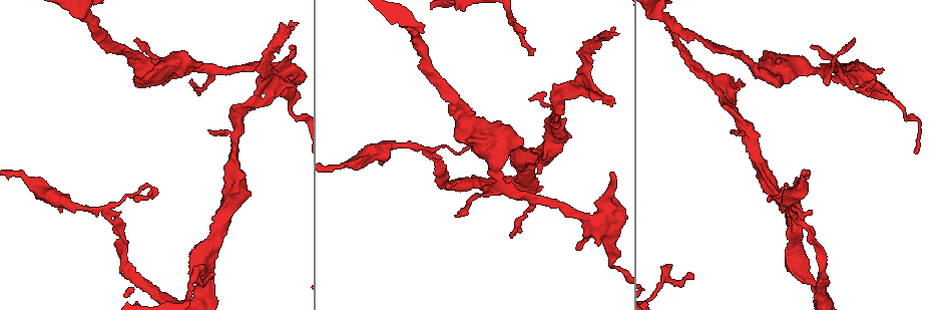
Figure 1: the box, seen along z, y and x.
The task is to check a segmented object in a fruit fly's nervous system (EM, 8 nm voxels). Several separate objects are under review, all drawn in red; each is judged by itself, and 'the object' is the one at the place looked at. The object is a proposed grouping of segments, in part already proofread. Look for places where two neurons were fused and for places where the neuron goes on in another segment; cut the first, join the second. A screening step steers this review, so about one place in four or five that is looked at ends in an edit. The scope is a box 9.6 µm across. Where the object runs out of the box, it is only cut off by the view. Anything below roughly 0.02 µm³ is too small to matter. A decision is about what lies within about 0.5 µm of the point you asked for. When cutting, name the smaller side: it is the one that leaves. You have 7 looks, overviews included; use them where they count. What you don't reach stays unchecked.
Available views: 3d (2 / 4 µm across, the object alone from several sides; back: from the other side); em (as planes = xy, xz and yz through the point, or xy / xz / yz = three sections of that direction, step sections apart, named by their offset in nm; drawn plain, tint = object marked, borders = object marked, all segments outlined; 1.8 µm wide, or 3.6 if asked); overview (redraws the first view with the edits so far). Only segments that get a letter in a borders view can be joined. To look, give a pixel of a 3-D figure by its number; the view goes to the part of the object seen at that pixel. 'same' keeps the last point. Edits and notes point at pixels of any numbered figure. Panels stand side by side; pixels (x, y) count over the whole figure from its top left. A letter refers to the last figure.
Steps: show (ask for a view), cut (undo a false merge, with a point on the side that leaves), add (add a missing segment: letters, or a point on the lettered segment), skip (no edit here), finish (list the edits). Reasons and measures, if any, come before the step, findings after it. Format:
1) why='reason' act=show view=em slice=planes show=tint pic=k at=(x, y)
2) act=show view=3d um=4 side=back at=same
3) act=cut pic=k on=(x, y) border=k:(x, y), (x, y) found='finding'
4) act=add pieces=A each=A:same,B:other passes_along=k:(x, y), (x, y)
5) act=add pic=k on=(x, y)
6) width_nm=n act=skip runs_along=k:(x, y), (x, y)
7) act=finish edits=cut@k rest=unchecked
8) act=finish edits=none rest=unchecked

why='side arm on a straight run' act=show view=3d um=2 pic=1 at=(799, 220)

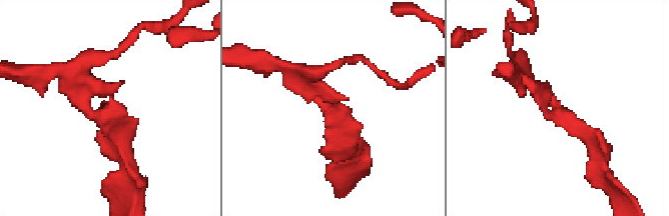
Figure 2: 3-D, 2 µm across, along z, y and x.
arms=3 act=show view=em slice=yz step=16 show=tint pic=2 at=(566, 117)

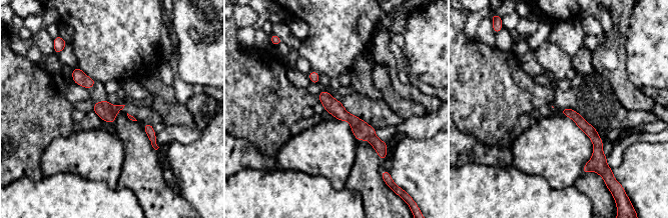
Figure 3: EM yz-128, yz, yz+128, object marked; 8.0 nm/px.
act=show view=em slice=planes show=borders at=same

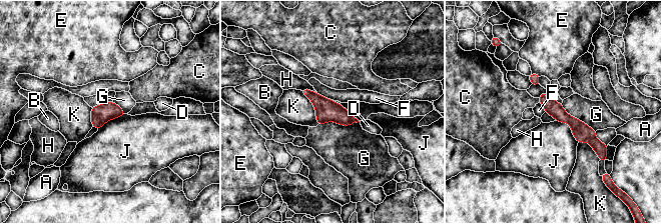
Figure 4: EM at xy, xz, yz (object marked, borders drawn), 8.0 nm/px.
act=skip each=A:other,B:other,C:other,D:other,E:other,F:other,G:other,H:other,J:other,K:other border=4:(360, 121), (350, 125), (317, 125) found='continuous, no second neuron'

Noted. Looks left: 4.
why='closes a loop' act=show view=3d um=4 pic=1 at=(751, 65)

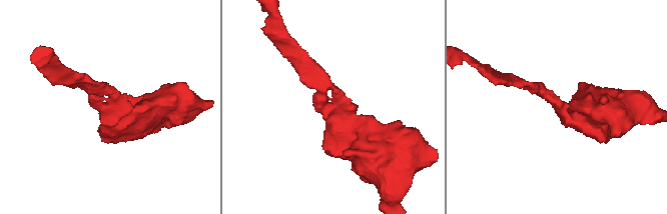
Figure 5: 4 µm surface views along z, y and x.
arm_widths_nm=200,500 why='shape alone is not enough' act=show view=em slice=planes show=plain pic=5 at=(562, 108)

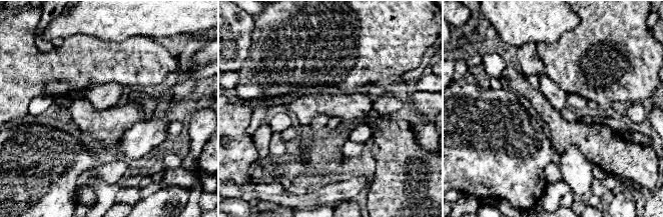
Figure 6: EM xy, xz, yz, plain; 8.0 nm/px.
act=show view=em slice=planes show=borders at=same

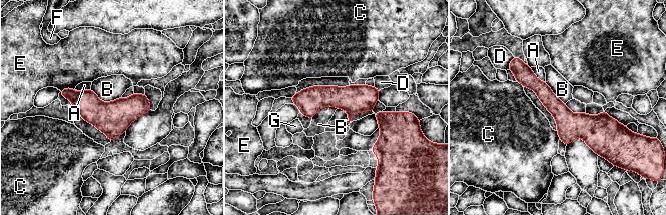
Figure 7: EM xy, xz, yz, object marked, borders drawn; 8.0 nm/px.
width_nm=180 act=skip each=A:other,B:other,C:other,D:other,E:other,F:other,G:other runs_along=7:(515, 66), (574, 125), (617, 125) found='all the same neuron'

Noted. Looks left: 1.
act=finish edits=none rest=unchecked

